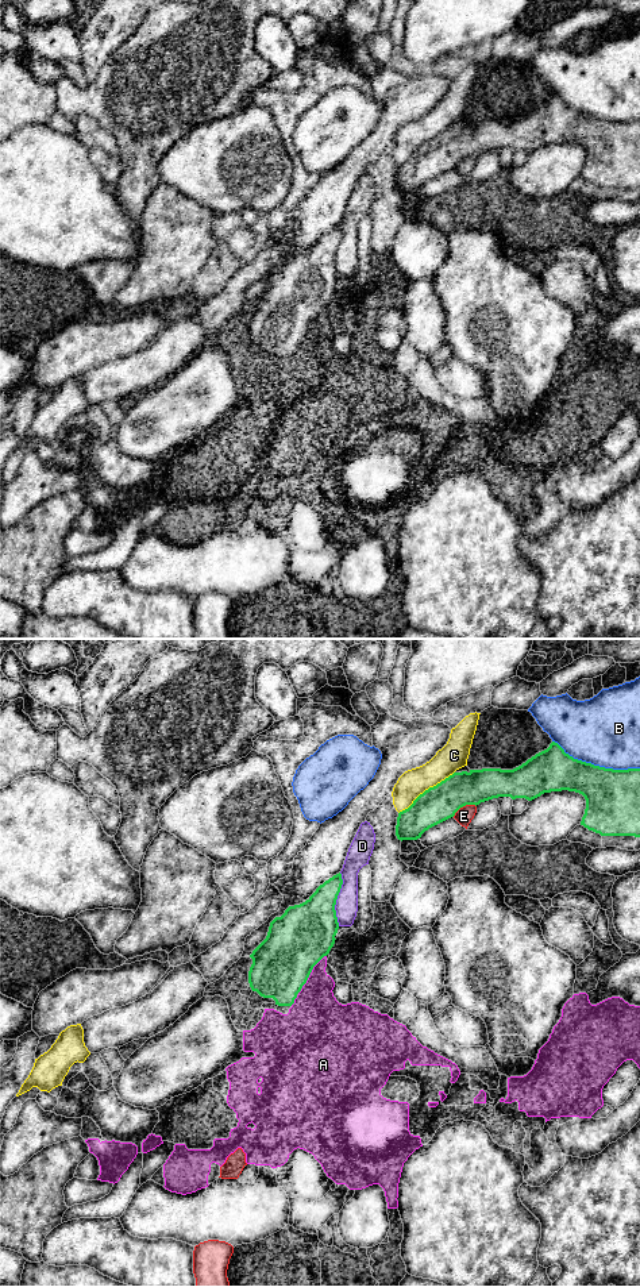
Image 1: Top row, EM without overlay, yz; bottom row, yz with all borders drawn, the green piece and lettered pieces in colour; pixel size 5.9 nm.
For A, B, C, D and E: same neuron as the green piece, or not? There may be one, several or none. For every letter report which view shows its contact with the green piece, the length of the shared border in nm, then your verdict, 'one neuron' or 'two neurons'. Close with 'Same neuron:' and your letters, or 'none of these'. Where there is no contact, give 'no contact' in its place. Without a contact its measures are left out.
A: contact in yz; length 280 nm; two neurons
B: contact in yz; length 550 nm; two neurons
C: contact in yz; length 420 nm; two neurons
D: contact in yz; length 320 nm; two neurons
E: contact in yz; length 160 nm; two neurons
Same neuron: none of these

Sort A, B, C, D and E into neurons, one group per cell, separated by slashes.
A / B / C / D / E

